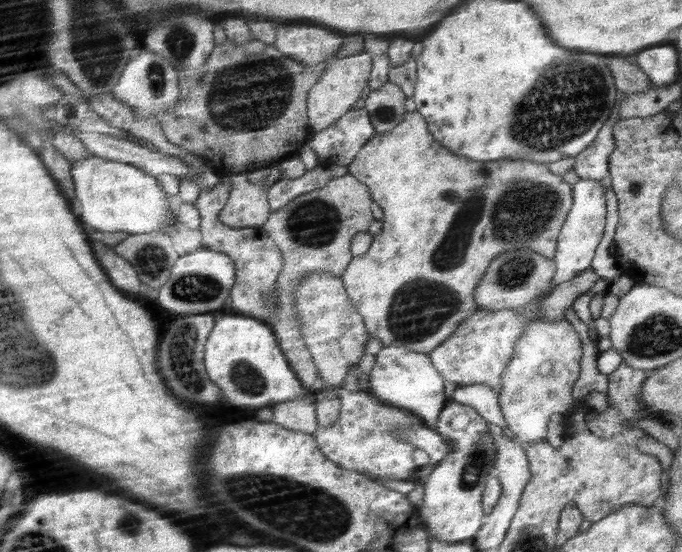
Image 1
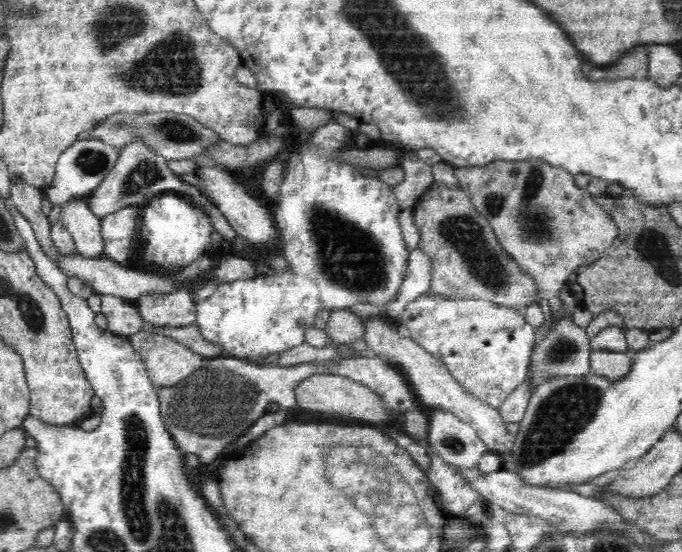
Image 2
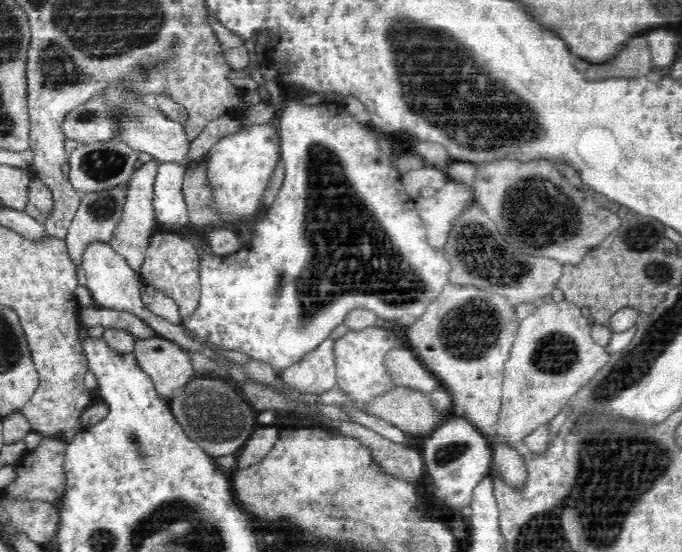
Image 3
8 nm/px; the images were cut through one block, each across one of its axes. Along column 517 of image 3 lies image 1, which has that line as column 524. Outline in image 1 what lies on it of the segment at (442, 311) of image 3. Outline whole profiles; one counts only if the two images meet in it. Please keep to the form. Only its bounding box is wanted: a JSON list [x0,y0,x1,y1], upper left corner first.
[428,267,598,396]

